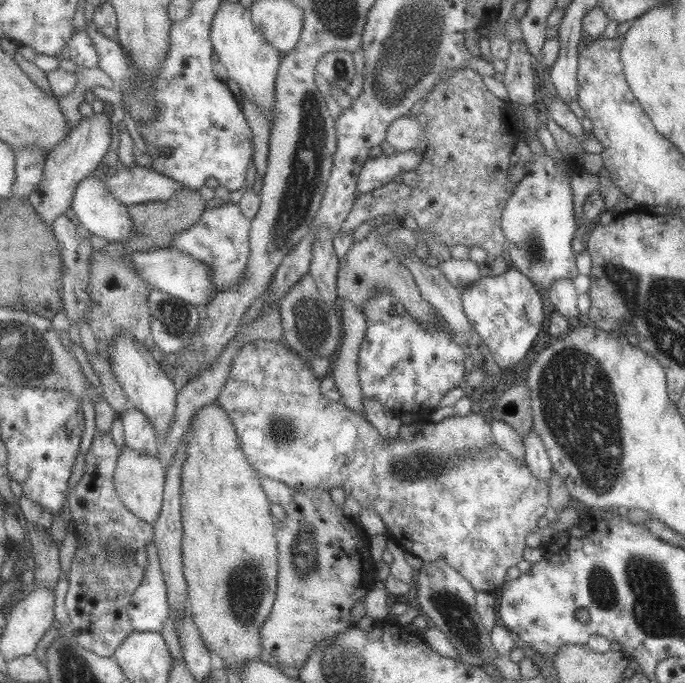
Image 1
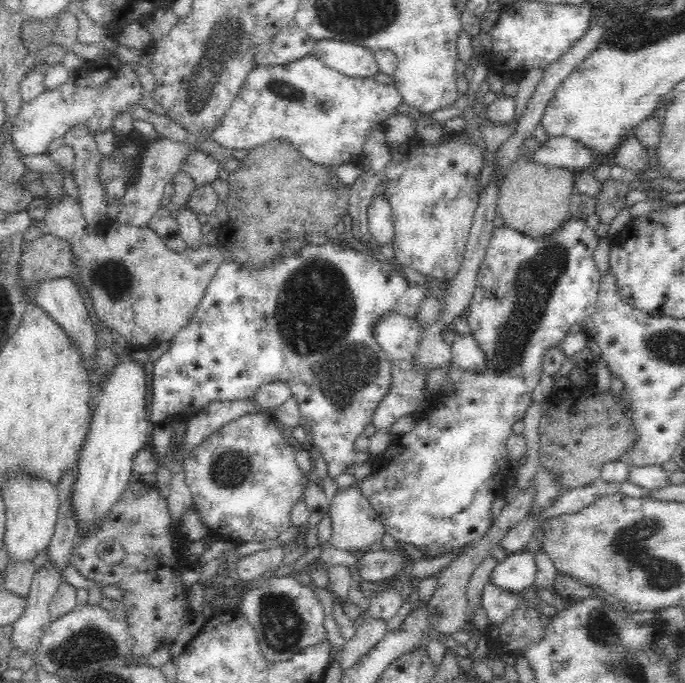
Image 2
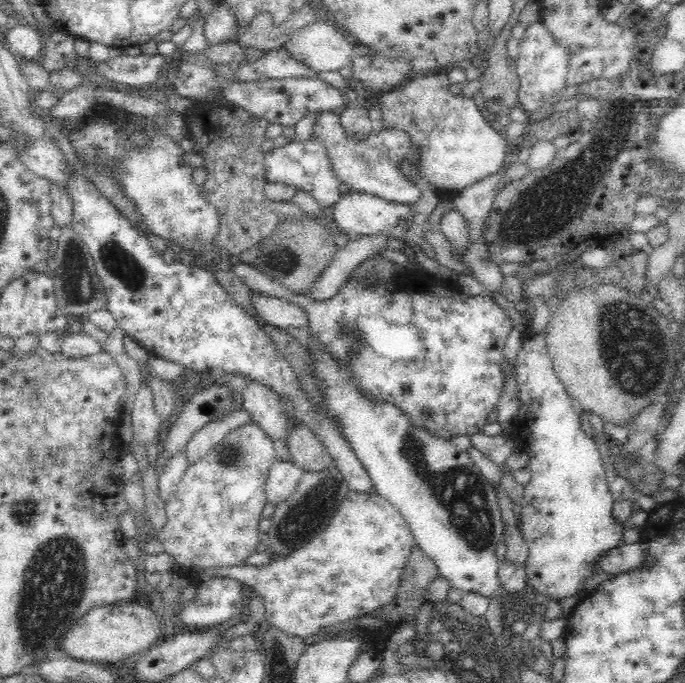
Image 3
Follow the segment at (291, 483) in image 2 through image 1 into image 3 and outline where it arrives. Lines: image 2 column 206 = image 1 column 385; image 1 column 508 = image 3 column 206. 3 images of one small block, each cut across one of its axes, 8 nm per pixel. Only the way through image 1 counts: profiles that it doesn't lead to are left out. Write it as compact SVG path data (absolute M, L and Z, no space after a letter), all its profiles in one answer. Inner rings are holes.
M247 423L238 426L233 432L230 432L222 443L216 446L215 449L210 450L208 454L199 461L196 461L194 466L189 466L182 478L182 482L180 482L180 486L178 486L178 490L168 499L168 502L165 502L166 524L158 532L158 537L156 537L164 546L164 551L174 557L173 564L175 572L195 579L196 574L202 572L202 570L206 570L206 568L213 568L214 566L236 566L238 564L244 565L244 560L255 553L256 546L263 539L263 536L258 533L258 523L261 521L260 516L262 516L262 509L264 508L264 504L266 504L264 488L267 484L269 472L274 461L275 449L273 441L266 436L265 432L262 431L258 425L255 423Z

